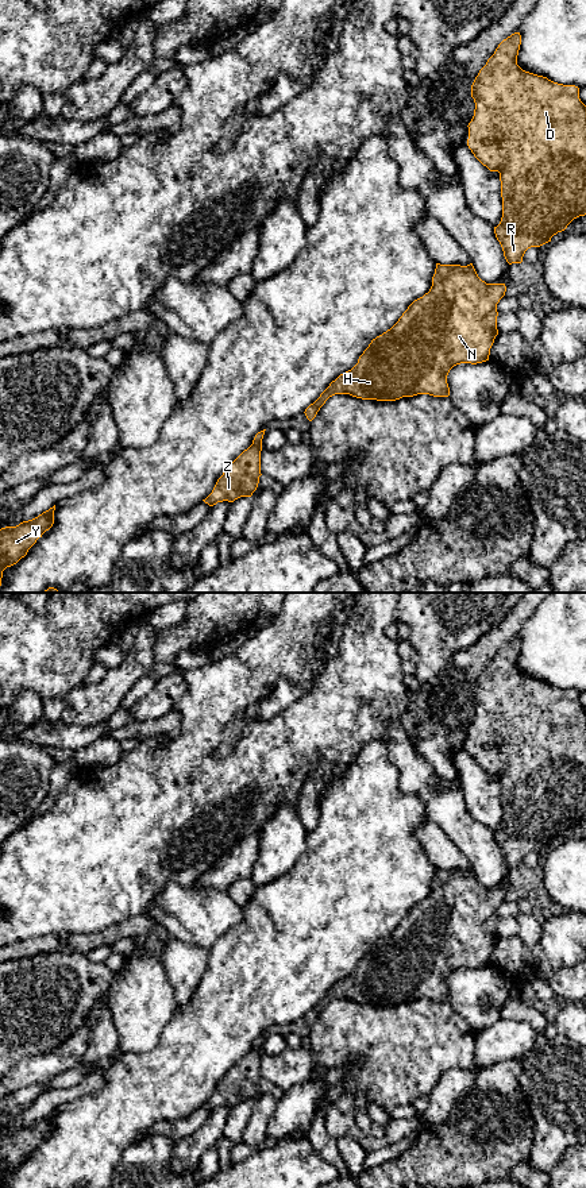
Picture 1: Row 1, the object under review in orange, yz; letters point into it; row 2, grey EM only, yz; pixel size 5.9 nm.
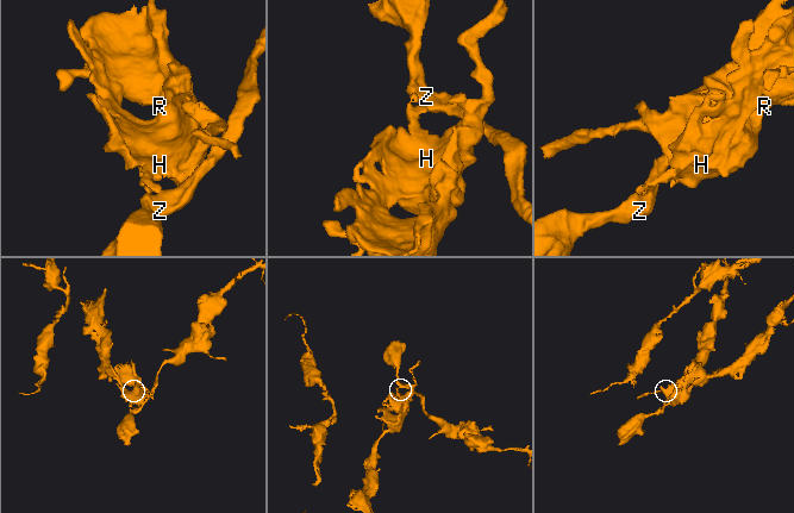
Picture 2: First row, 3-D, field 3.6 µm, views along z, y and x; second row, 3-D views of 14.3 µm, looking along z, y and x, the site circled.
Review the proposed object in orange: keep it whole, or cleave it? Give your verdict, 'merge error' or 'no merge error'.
merge error

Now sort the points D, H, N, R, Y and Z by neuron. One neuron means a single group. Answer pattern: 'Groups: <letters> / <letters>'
Groups: D H N R / Y Z

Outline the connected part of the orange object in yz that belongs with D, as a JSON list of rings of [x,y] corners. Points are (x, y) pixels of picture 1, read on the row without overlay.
[[[514,637],[504,644],[494,659],[487,664],[486,670],[479,675],[471,690],[471,702],[475,707],[474,721],[469,728],[467,751],[474,761],[486,771],[490,776],[500,778],[501,802],[502,802],[502,822],[494,838],[500,846],[504,861],[509,869],[521,868],[525,856],[531,852],[540,852],[548,846],[558,837],[562,837],[577,822],[586,819],[586,710],[579,703],[579,693],[575,690],[563,690],[548,684],[547,682],[537,680],[523,675],[517,670],[517,660],[521,649],[520,637]]]

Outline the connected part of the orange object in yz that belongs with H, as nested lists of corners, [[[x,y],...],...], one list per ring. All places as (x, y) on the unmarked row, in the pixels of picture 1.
[[[436,868],[429,896],[415,904],[390,934],[373,944],[351,975],[329,988],[305,1014],[307,1023],[312,1026],[335,999],[377,1006],[396,1006],[417,999],[448,1002],[447,980],[454,971],[489,965],[490,953],[498,940],[497,909],[505,896],[505,888],[482,886],[473,868]]]

